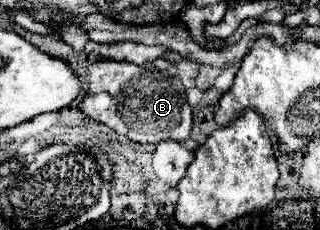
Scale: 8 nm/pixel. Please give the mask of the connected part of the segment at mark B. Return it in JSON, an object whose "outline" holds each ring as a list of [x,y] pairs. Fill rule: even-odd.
{"outline":[[[115,60],[91,62],[87,72],[89,72],[89,78],[87,78],[89,92],[83,96],[83,100],[79,104],[81,112],[87,118],[107,124],[117,134],[123,134],[133,142],[137,142],[137,138],[139,138],[137,132],[153,132],[157,138],[157,144],[163,140],[173,140],[175,132],[171,132],[171,130],[189,130],[189,138],[191,138],[193,112],[191,112],[191,106],[187,104],[185,88],[177,76],[169,76],[169,74],[165,74],[165,70],[157,70],[153,66],[135,66],[129,62],[115,62]]]}

